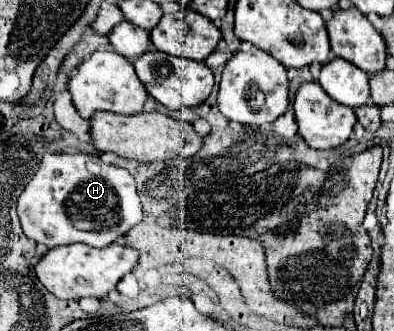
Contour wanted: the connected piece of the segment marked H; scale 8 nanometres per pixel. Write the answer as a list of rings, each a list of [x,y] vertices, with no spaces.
[[[45,154],[39,170],[17,200],[17,214],[27,238],[47,248],[83,242],[93,248],[105,248],[115,242],[127,222],[123,202],[135,198],[133,176],[119,166],[105,164],[91,154]]]

